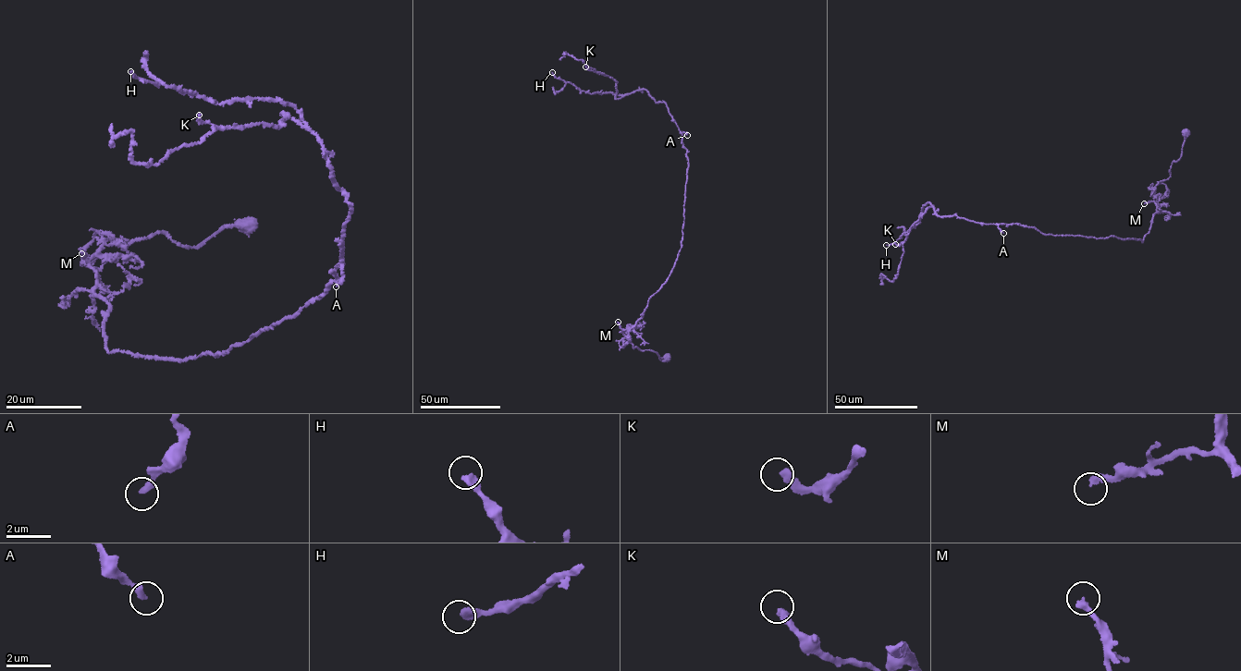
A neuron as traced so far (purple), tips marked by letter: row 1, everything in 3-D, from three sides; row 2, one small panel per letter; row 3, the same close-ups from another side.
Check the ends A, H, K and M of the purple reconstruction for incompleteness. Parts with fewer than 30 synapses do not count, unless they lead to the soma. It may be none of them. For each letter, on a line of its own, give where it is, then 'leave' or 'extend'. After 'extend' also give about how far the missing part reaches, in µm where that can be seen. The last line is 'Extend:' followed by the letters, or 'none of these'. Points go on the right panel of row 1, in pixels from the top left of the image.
A: place (1003, 233); leave
H: place (886, 245); extend; missing 30 µm
K: place (895, 244); leave
M: place (1144, 203); leave
Extend: H

